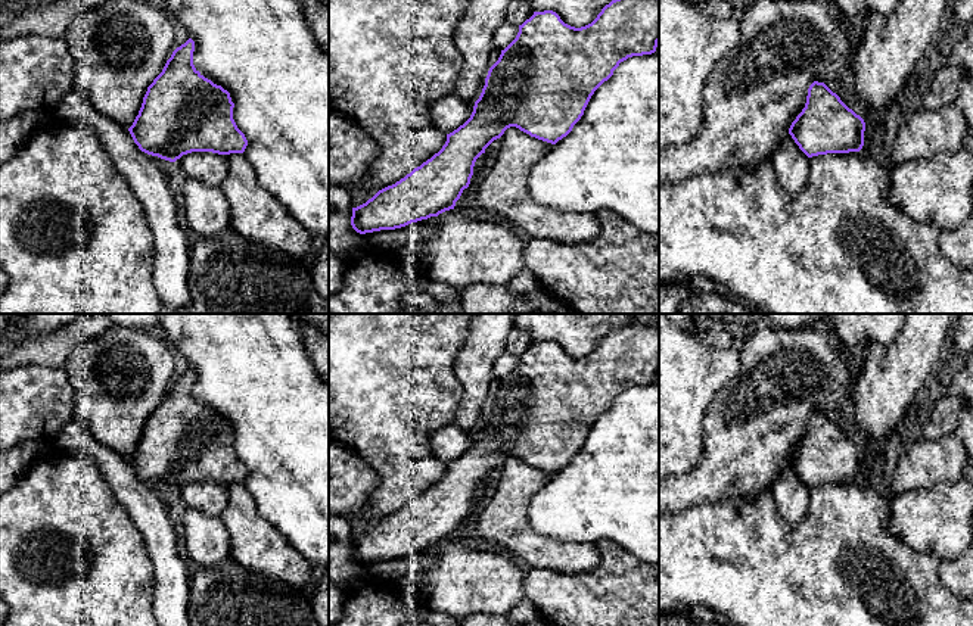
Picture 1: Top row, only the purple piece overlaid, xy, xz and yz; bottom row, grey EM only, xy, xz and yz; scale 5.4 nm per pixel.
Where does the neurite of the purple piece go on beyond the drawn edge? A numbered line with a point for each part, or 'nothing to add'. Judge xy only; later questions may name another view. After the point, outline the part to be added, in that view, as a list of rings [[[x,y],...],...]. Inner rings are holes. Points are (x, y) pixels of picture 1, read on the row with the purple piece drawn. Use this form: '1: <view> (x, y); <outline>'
nothing to add

